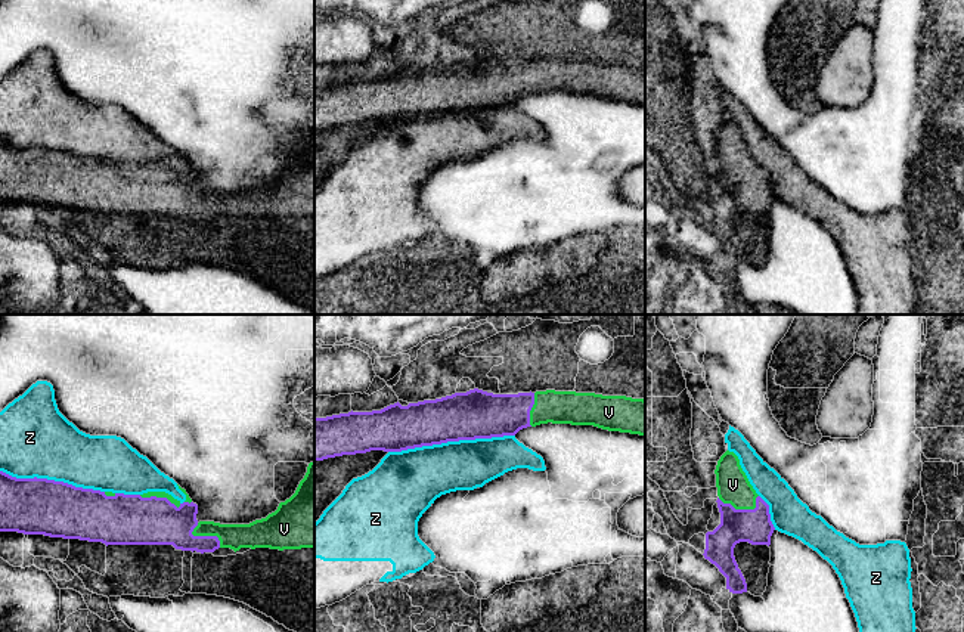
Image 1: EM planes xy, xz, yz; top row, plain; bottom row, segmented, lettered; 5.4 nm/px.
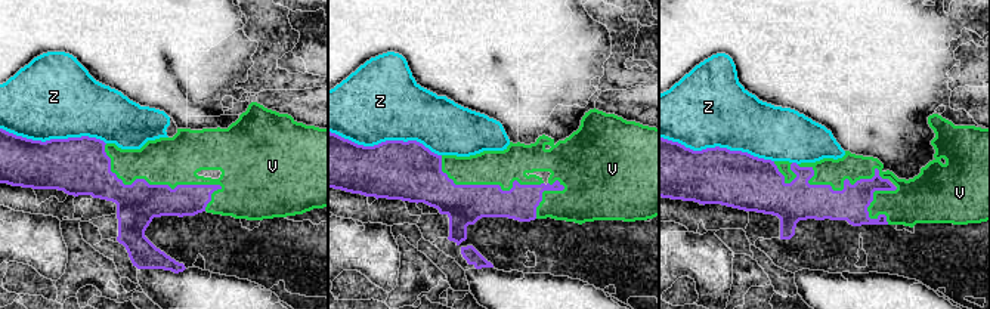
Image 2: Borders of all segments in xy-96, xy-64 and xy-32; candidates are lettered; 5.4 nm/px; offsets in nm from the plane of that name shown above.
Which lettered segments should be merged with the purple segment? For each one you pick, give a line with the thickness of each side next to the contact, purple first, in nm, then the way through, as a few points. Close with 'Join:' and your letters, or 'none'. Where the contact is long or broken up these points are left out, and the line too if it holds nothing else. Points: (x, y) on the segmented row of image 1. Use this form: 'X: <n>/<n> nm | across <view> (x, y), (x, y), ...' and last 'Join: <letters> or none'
V: 190/180 nm
Join: V

